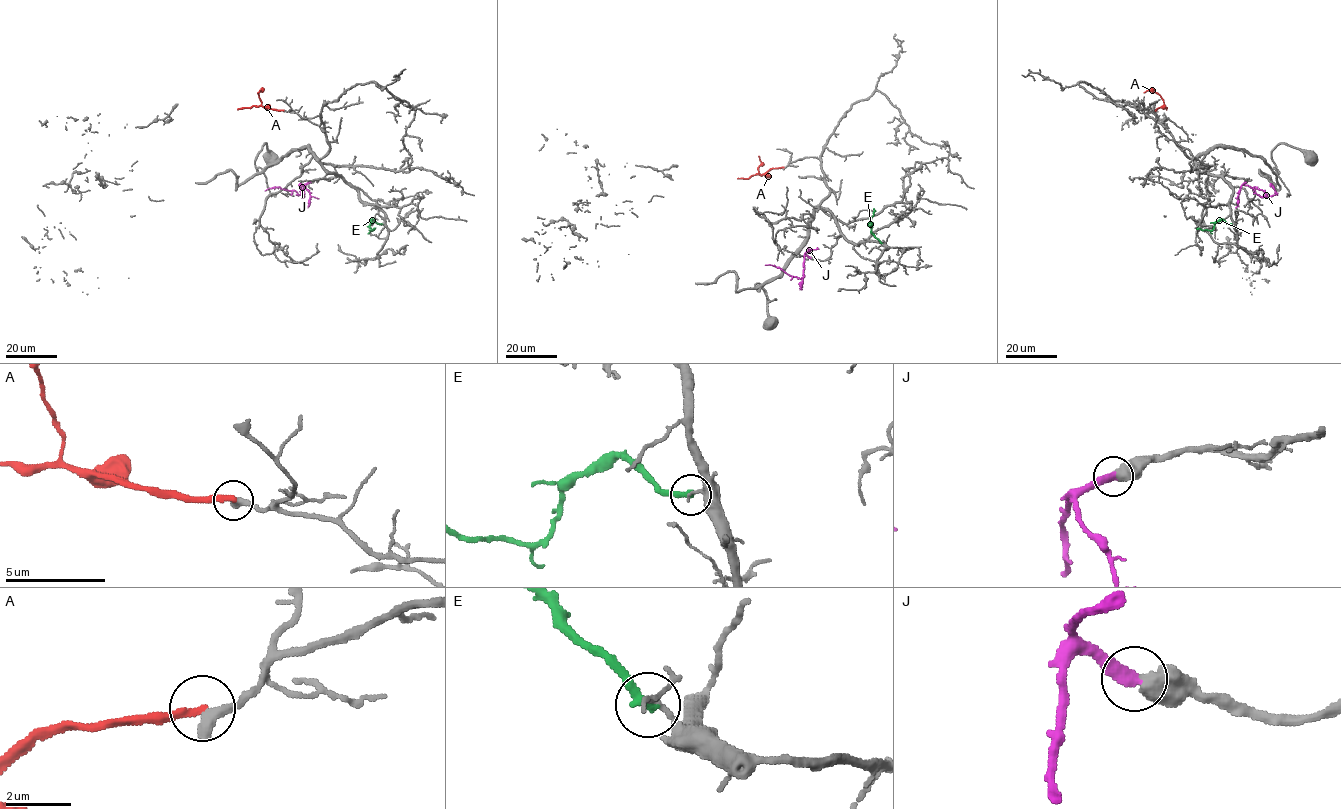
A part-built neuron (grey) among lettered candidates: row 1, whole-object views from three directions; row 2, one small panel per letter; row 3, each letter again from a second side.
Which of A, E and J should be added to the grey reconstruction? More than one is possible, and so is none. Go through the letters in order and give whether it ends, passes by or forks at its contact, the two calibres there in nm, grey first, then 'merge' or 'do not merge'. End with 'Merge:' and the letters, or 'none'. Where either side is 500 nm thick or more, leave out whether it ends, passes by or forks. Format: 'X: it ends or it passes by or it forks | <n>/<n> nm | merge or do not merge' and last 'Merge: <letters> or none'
A: it ends | 440/260 nm | do not merge
E: it ends | 130/320 nm | do not merge
J: 600/440 nm | merge
Merge: J

